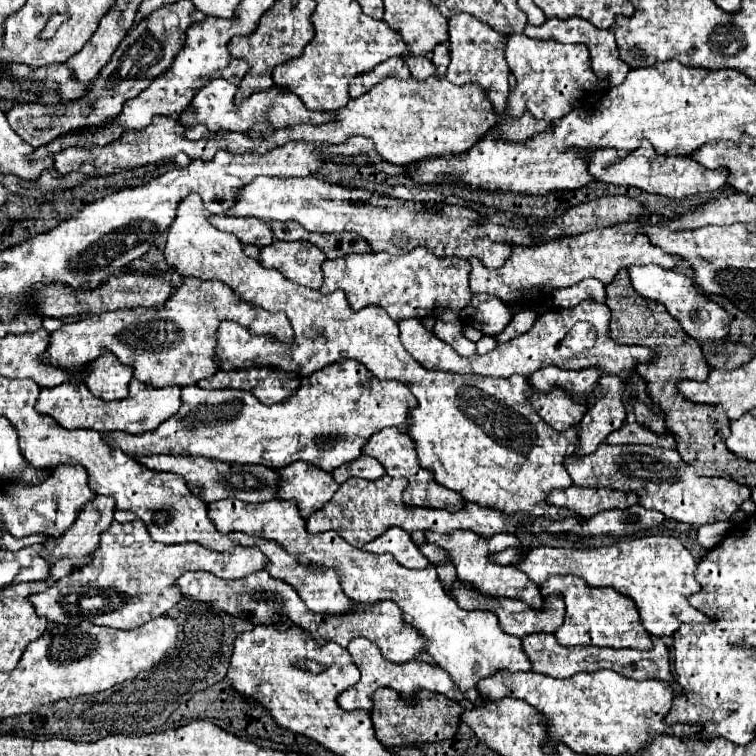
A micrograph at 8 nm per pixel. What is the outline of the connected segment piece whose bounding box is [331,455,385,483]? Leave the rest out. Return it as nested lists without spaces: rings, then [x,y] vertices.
[[[359,457],[357,461],[349,461],[337,469],[331,471],[333,479],[337,483],[347,481],[349,477],[363,477],[363,479],[379,479],[381,475],[385,475],[385,469],[381,467],[381,463],[377,463],[373,457]]]

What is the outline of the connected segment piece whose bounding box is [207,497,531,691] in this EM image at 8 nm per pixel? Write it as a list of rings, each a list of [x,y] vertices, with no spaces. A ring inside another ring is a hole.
[[[221,499],[207,505],[209,517],[213,519],[217,531],[221,533],[249,533],[263,539],[273,539],[281,543],[289,553],[297,555],[301,563],[311,563],[315,567],[335,567],[341,573],[341,585],[347,597],[359,603],[373,601],[395,601],[405,613],[405,621],[409,621],[421,635],[427,639],[427,653],[433,661],[443,667],[451,679],[457,683],[461,691],[473,689],[477,681],[487,675],[493,675],[499,669],[511,671],[529,671],[531,663],[521,649],[521,639],[507,635],[501,631],[497,615],[491,611],[465,611],[455,605],[437,577],[435,565],[425,569],[405,569],[397,565],[395,557],[389,553],[377,555],[363,549],[357,549],[339,533],[323,531],[321,535],[313,535],[305,529],[305,519],[301,517],[295,501],[271,499],[265,503],[245,503],[241,499]]]

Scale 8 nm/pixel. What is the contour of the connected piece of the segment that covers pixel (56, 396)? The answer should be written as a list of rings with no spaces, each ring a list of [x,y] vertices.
[[[137,379],[131,381],[129,397],[121,401],[101,401],[89,393],[85,383],[61,383],[53,389],[41,389],[35,409],[43,415],[53,417],[65,429],[95,429],[95,431],[125,431],[131,435],[141,435],[145,431],[157,429],[167,417],[173,417],[181,407],[181,389],[165,387],[153,389]]]

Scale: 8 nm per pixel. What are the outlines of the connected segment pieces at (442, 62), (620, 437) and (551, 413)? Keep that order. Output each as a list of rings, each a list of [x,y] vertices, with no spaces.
[[[443,43],[441,47],[437,47],[435,51],[433,51],[433,65],[435,67],[439,67],[439,71],[445,71],[447,69],[447,63],[449,63],[449,49],[445,47],[447,43]]]
[[[635,421],[625,423],[621,429],[613,431],[607,437],[609,445],[623,445],[623,443],[643,443],[643,445],[657,445],[657,447],[667,447],[673,449],[675,447],[675,439],[673,435],[667,431],[665,437],[655,435],[651,429],[645,429],[641,425],[637,425]]]
[[[553,389],[545,395],[533,391],[533,407],[553,429],[573,427],[581,421],[585,413],[585,405],[577,405],[563,389]]]

